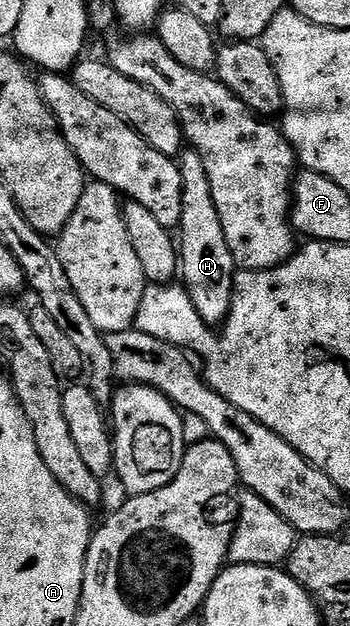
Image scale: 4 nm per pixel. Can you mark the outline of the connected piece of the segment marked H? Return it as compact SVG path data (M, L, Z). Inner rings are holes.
M187 150L178 157L181 170L181 222L177 229L177 247L181 261L181 284L186 288L197 314L206 324L222 325L231 313L231 303L235 293L235 259L229 254L229 242L225 242L225 229L217 214L213 200L208 171L201 155Z

